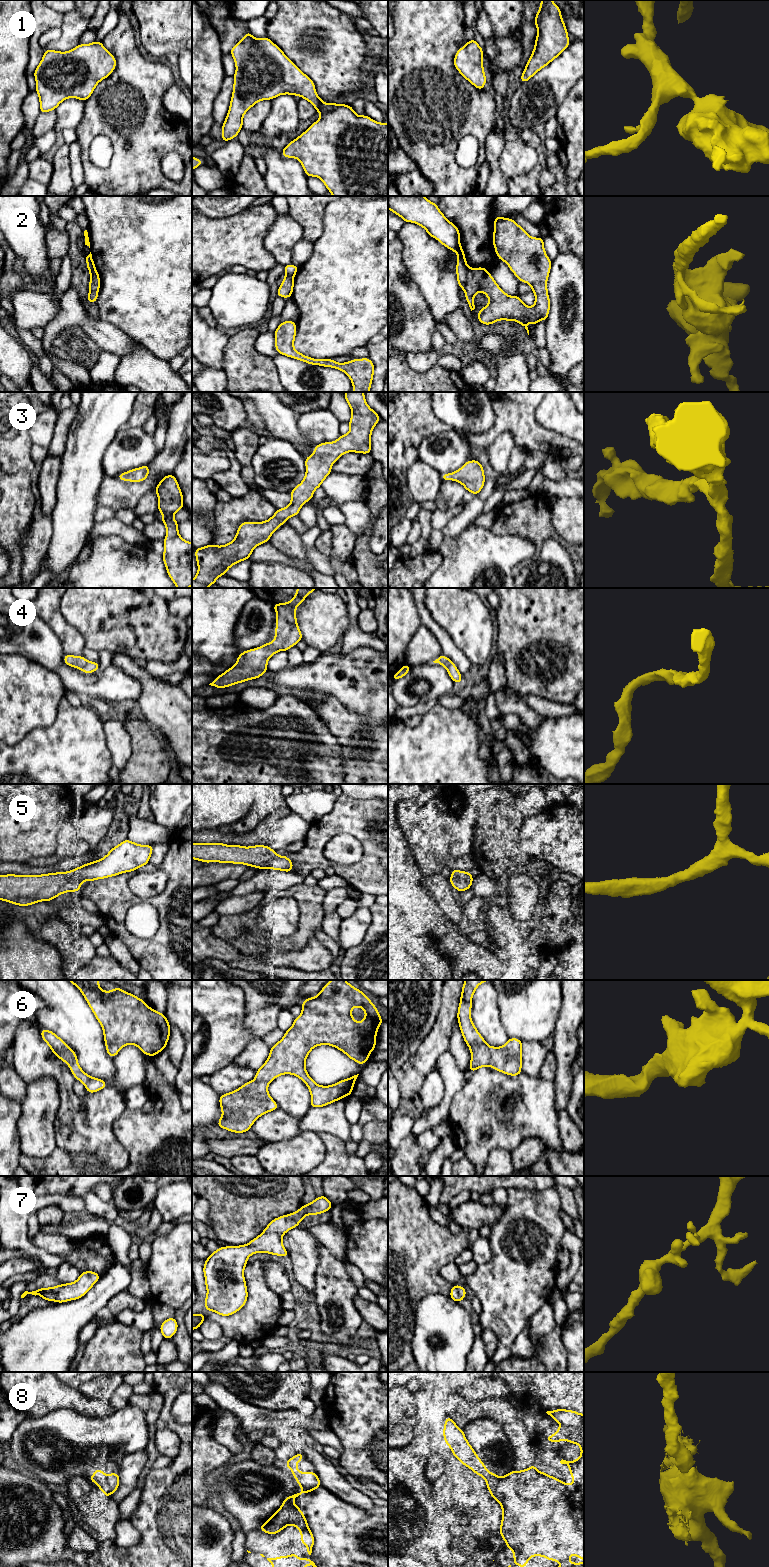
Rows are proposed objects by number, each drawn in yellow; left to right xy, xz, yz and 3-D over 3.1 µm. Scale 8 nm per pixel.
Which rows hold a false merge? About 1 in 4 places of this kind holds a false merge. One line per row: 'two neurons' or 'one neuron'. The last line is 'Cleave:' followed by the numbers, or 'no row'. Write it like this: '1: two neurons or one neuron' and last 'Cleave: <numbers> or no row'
1: one neuron
2: two neurons
3: one neuron
4: one neuron
5: one neuron
6: one neuron
7: one neuron
8: one neuron
Cleave: 2

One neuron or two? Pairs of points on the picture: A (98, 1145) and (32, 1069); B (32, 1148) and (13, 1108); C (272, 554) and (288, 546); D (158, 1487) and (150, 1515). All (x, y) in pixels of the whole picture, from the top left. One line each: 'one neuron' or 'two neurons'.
A: one neuron
B: two neurons
C: two neurons
D: one neuron

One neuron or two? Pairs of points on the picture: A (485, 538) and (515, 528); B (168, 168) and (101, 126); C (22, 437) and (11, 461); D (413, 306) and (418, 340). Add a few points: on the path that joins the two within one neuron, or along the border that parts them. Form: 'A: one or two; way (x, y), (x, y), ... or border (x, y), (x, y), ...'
A: two; border (490, 530), (499, 535), (517, 535), (519, 537)
B: two; border (170, 151), (161, 160), (161, 170), (176, 182)
C: one; way (21, 443), (17, 455)
D: one; way (413, 314), (413, 332)

